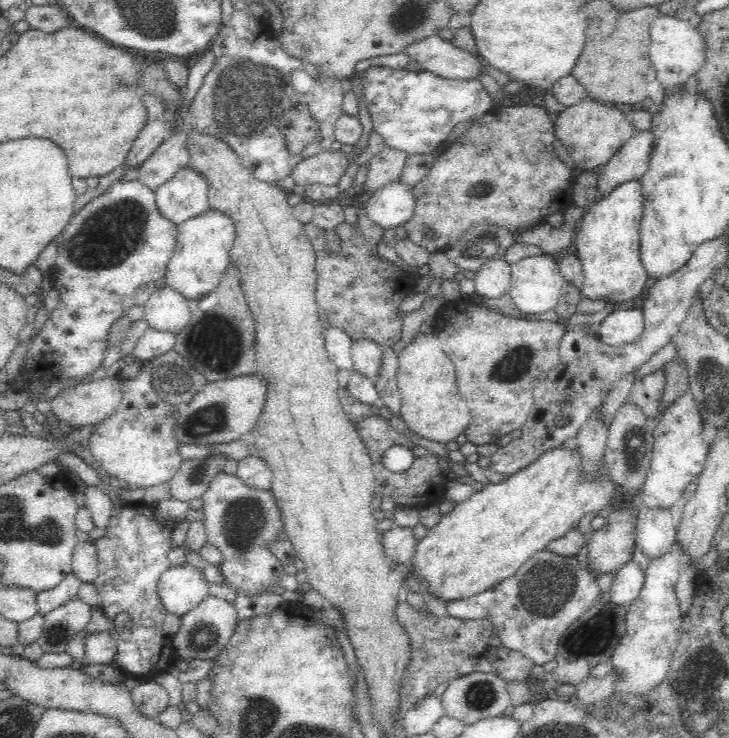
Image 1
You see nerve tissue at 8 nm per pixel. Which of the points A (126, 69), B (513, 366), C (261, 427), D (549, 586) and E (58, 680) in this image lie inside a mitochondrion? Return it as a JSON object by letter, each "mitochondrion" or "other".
{"A":"other","B":"mitochondrion","C":"other","D":"mitochondrion","E":"other"}

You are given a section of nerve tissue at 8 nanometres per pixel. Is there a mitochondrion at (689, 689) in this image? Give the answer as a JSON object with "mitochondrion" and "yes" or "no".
{"mitochondrion":"yes"}

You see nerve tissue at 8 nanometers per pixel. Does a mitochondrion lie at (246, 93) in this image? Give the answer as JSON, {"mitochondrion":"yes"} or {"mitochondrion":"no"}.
{"mitochondrion":"yes"}

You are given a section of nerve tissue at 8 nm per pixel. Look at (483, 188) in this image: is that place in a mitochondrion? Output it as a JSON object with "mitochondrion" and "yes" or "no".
{"mitochondrion":"yes"}

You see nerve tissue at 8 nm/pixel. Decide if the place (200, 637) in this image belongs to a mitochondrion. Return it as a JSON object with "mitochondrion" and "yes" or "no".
{"mitochondrion":"yes"}

